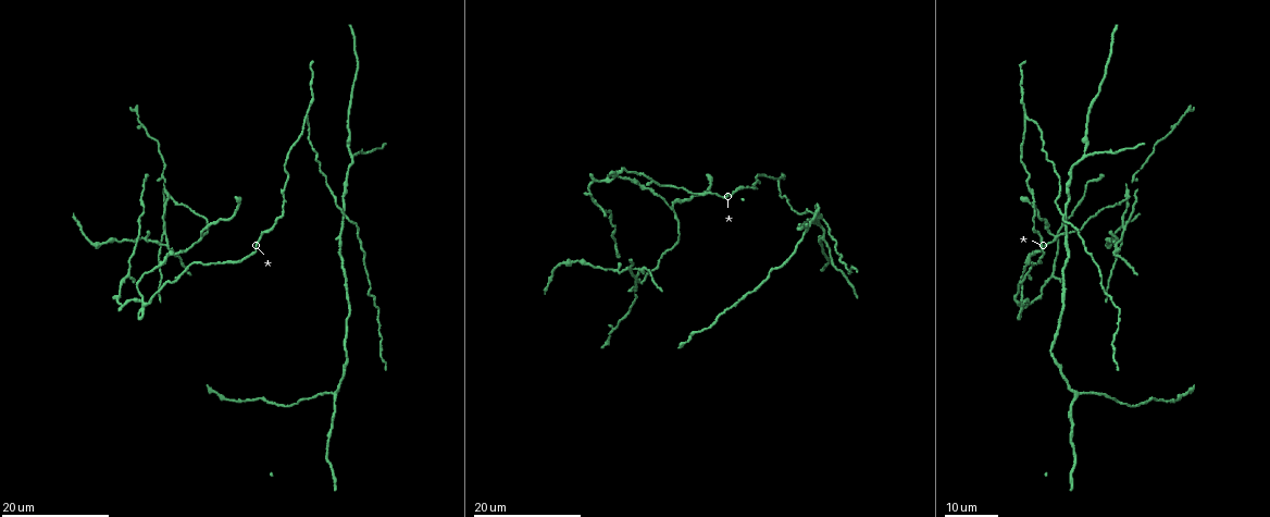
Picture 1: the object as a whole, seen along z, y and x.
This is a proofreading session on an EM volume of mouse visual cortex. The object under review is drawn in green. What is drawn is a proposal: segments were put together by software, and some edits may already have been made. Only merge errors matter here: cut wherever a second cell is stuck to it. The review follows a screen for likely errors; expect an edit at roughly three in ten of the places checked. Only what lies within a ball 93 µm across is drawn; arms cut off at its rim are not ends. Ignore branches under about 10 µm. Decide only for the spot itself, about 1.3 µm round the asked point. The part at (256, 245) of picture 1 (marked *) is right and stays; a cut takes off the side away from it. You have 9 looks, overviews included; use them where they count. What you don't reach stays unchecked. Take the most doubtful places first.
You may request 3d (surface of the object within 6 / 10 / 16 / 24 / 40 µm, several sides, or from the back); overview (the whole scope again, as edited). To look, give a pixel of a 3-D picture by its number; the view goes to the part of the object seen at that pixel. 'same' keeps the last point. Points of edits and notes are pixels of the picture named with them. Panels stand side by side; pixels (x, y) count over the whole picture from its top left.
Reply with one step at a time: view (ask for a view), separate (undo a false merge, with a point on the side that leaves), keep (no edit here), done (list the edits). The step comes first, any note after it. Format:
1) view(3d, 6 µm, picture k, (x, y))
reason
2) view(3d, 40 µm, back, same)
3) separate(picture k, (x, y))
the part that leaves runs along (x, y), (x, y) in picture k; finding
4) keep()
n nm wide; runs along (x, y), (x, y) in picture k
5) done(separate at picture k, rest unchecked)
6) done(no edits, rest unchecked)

view(3d, 16 µm, picture 1, (673, 208))
three-way junction

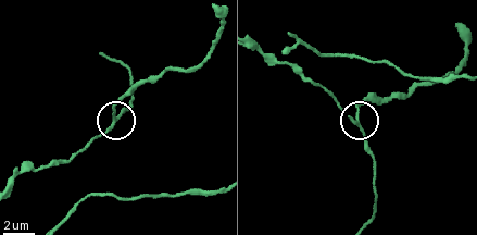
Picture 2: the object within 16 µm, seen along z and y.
view(3d, 6 µm, picture 2, (114, 119))
zoom in

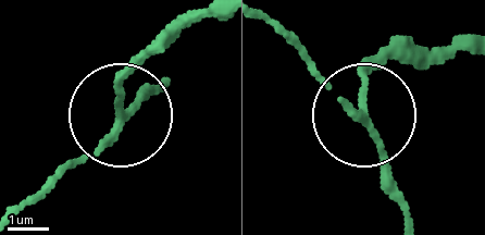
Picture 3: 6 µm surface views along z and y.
keep()
side arm 15 µm; runs along (20, 205), (99, 143), (141, 52) in picture 3; all the same cell

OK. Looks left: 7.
view(3d, 16 µm, picture 1, (143, 299))
three arms meet

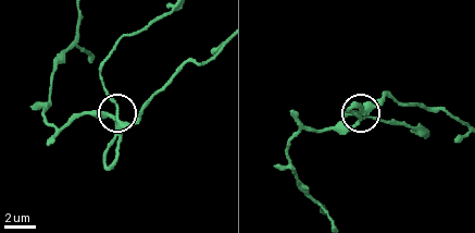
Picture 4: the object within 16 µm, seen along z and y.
view(3d, 6 µm, picture 4, (117, 111))
zoom in

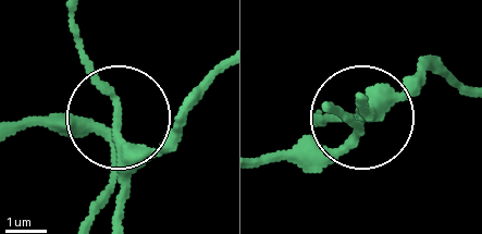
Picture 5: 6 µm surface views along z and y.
view(3d, 6 µm, back, picture 5, (112, 122))

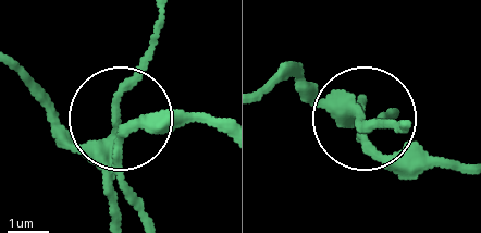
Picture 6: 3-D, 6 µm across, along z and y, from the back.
keep()
runs along (21, 76), (86, 145), (118, 121), (187, 121) in picture 6; continuous, no second cell

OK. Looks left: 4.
view(3d, 16 µm, picture 1, (165, 198))
three arms meet

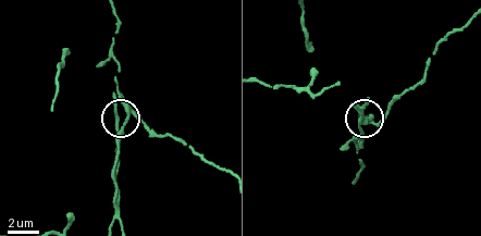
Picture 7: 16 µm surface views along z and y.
view(3d, 10 µm, picture 7, (370, 117))
zoom in

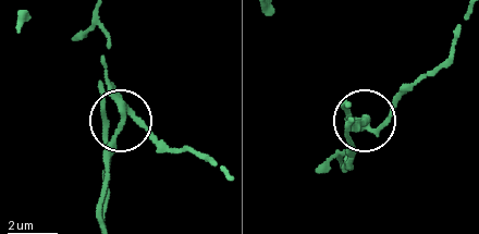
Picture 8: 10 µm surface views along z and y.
separate(picture 8, (102, 108))
side arm 26 µm; the part that leaves runs along (117, 99), (123, 122), (98, 202), (100, 222) in picture 8; two cells meet here

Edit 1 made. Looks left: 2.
done(separate at picture 8, rest unchecked)

